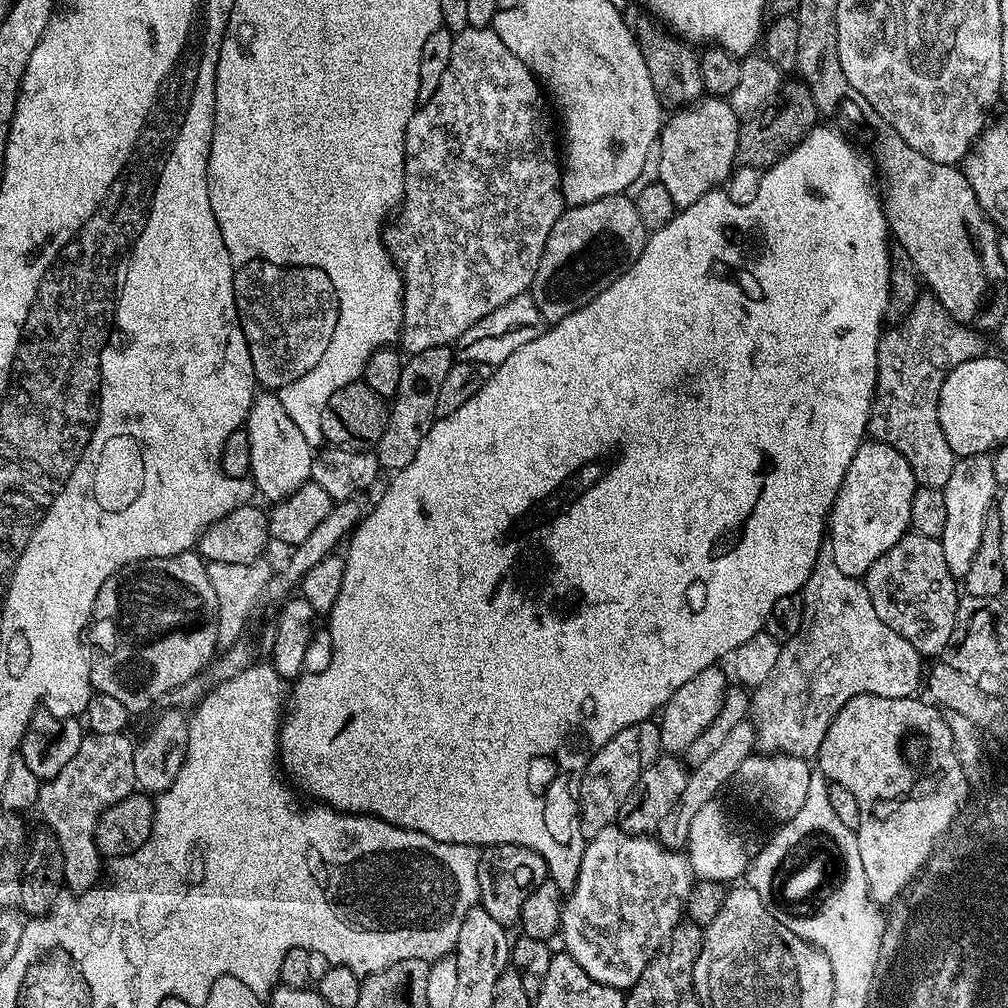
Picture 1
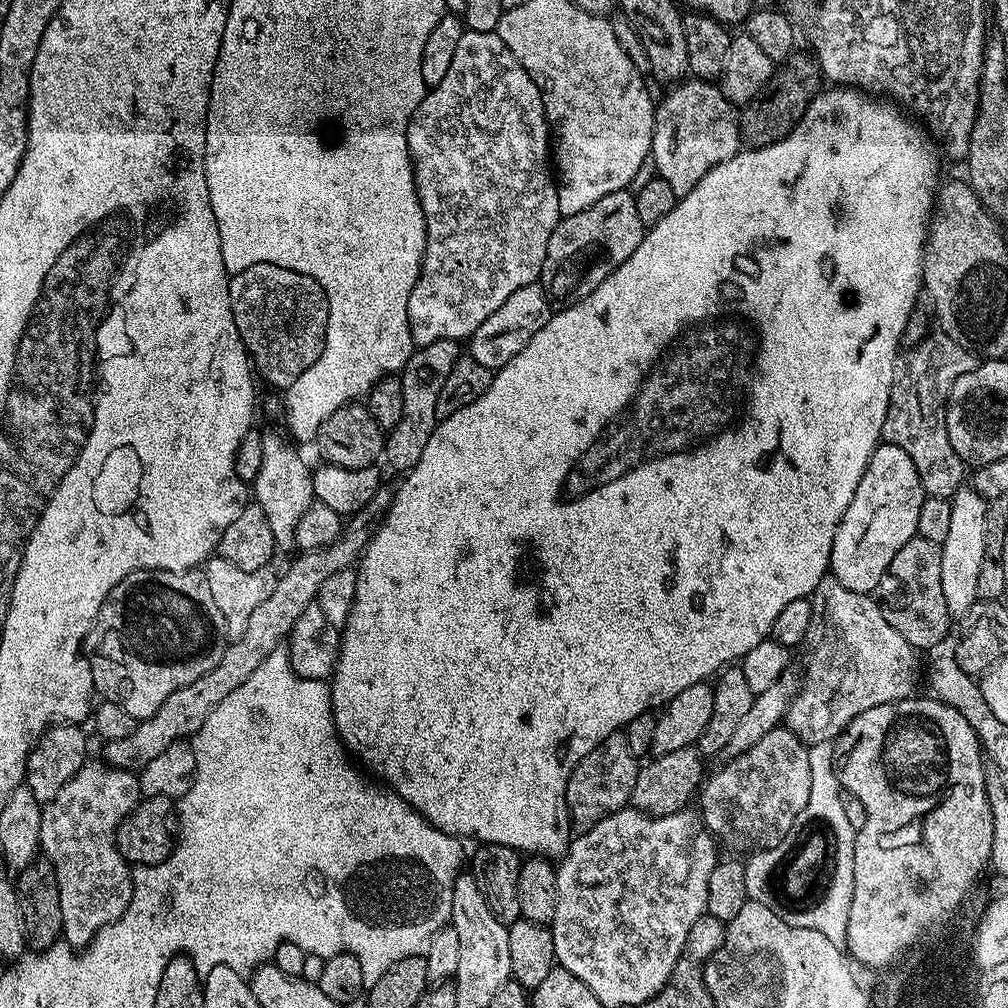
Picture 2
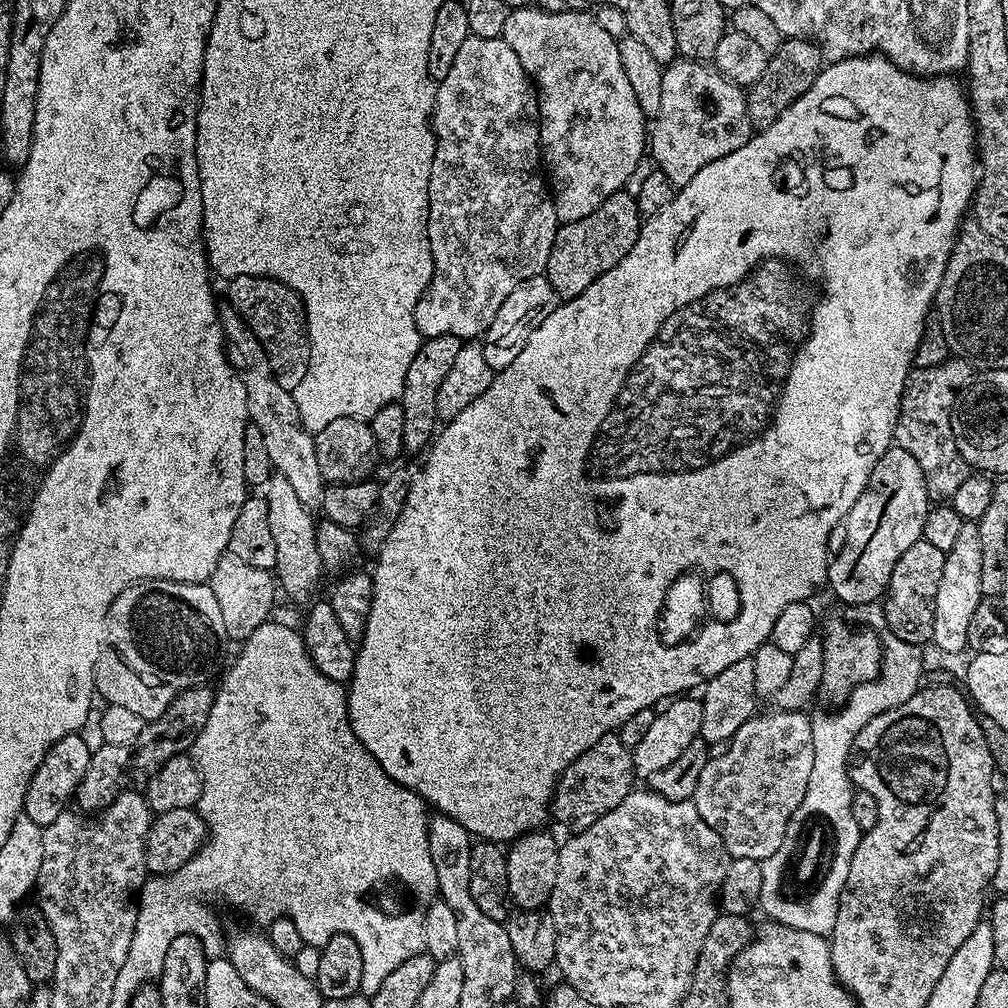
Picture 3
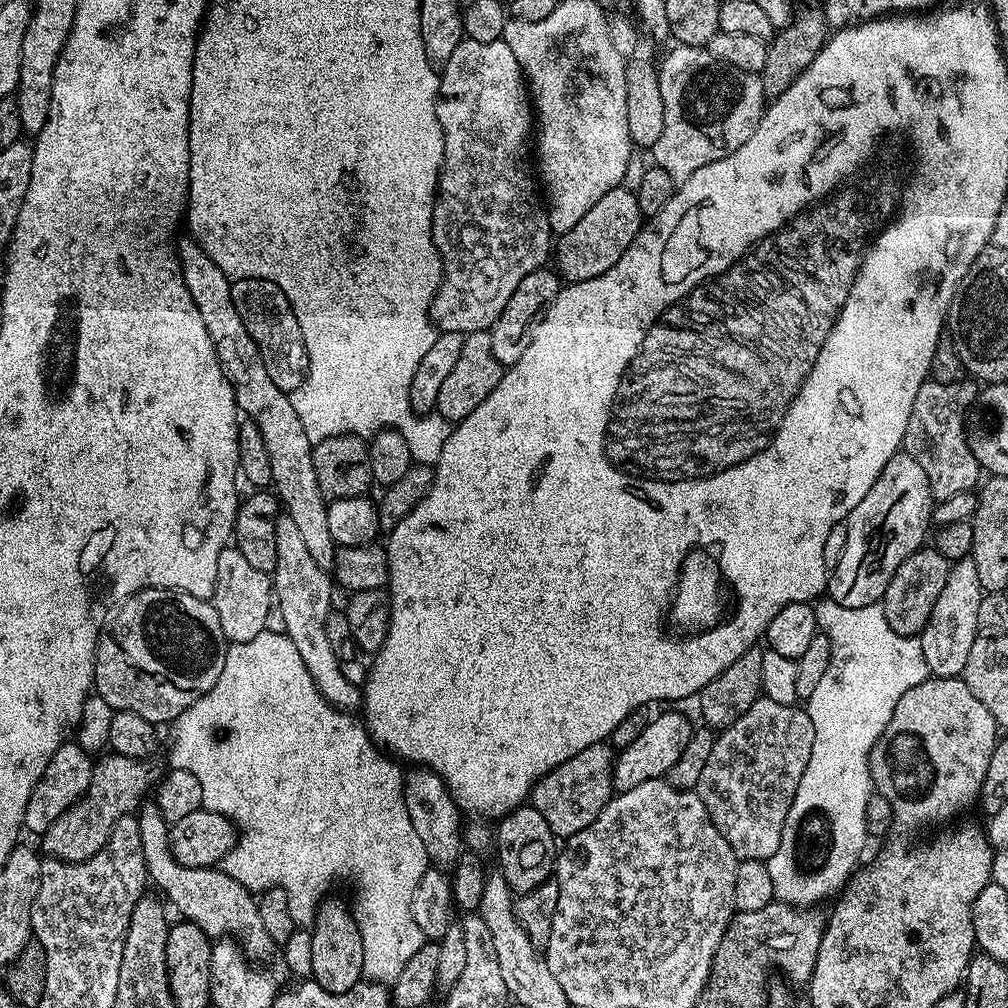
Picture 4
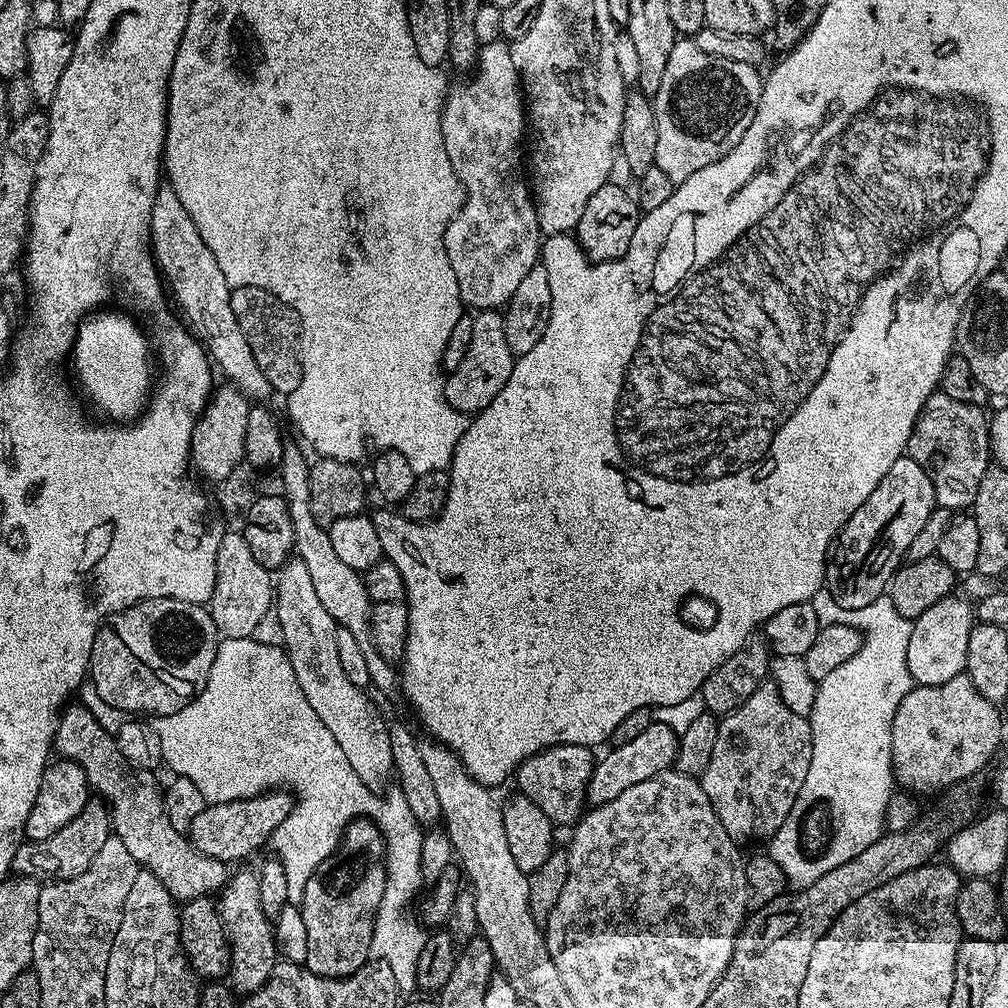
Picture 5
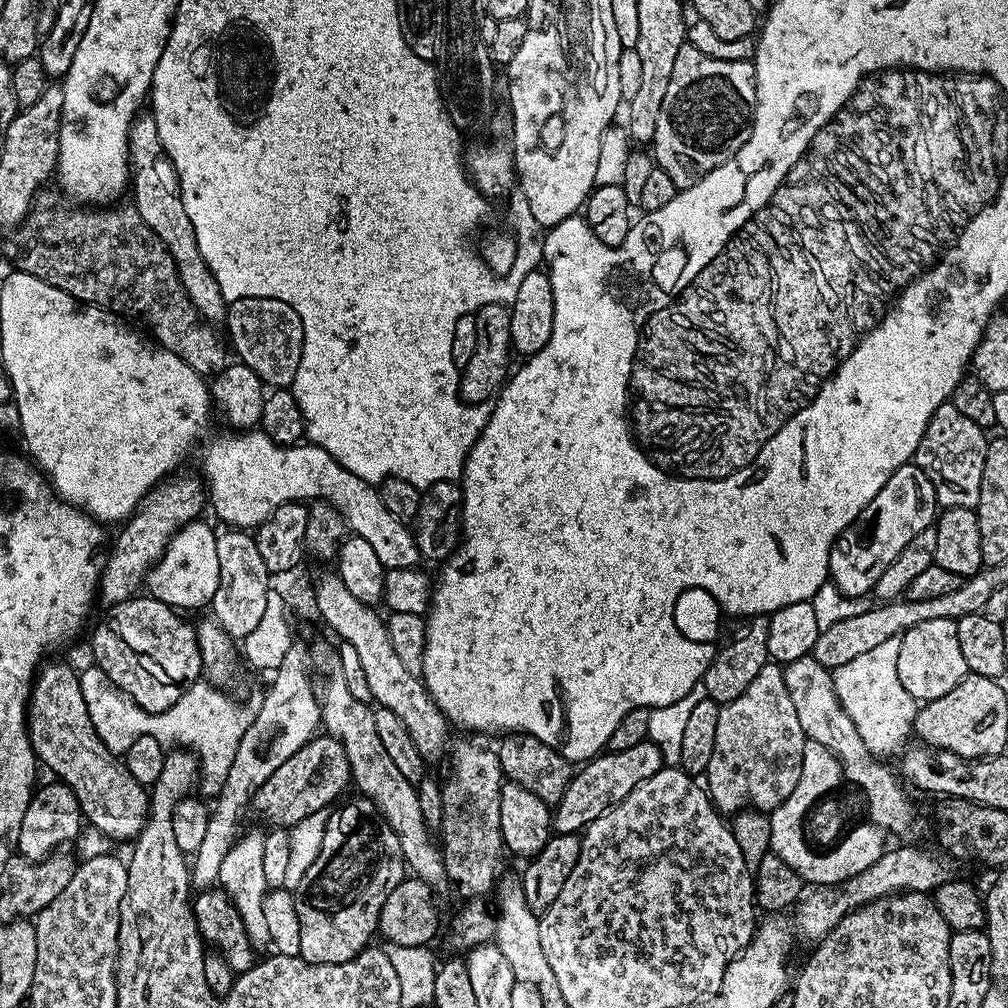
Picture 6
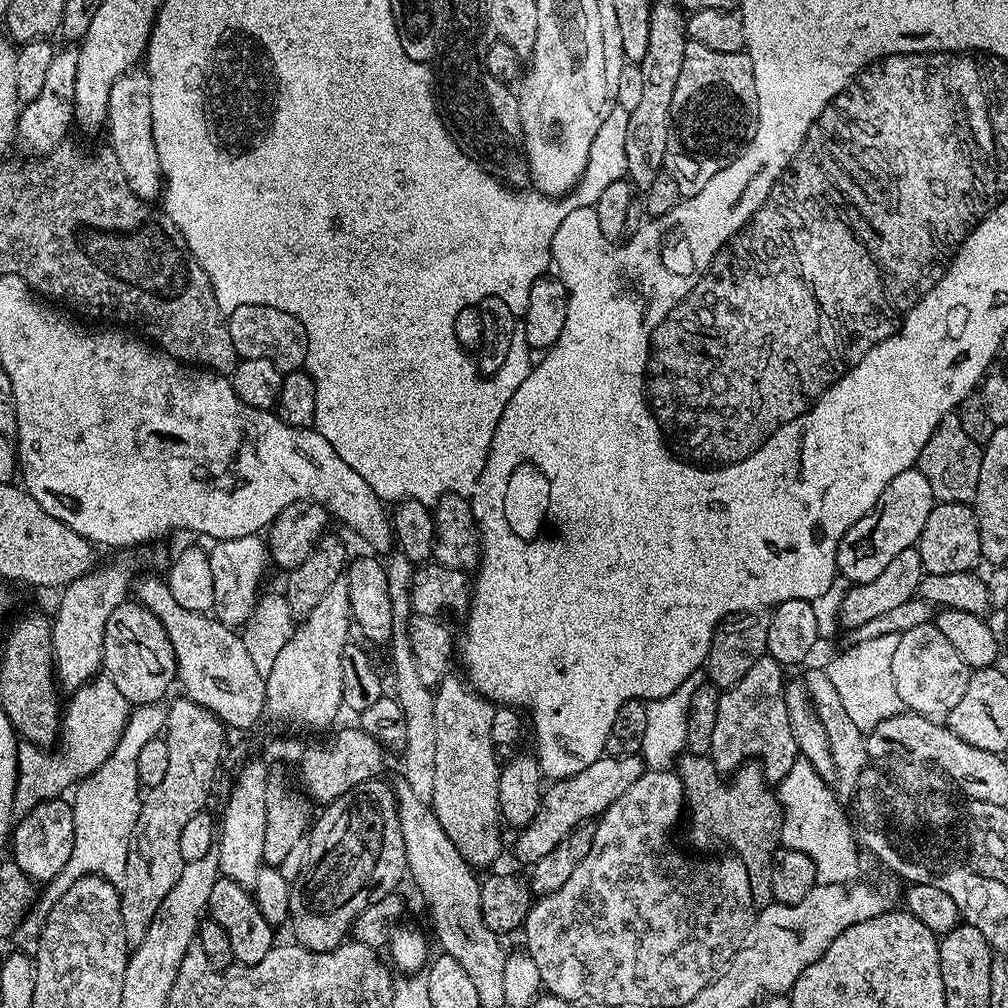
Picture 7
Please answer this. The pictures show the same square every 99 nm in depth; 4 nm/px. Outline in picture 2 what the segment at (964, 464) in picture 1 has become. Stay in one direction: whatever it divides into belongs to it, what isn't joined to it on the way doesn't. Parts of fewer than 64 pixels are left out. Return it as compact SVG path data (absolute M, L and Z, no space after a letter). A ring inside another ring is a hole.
M972 486L960 487L951 501L950 530L946 534L946 542L940 545L942 594L946 597L949 617L962 618L977 601L978 574L982 570L986 550L986 518L990 504Z

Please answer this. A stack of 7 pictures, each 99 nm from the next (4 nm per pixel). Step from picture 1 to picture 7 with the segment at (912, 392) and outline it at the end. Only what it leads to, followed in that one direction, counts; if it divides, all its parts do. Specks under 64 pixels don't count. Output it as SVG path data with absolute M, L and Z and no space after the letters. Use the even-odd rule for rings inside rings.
M949 414L942 418L942 422L938 422L934 434L930 434L926 446L922 446L922 454L918 461L918 471L926 478L926 482L930 482L930 490L937 501L945 504L968 504L975 501L978 490L978 470L982 466L980 450L981 445L976 444L974 438L966 434L966 430L962 430L959 415Z

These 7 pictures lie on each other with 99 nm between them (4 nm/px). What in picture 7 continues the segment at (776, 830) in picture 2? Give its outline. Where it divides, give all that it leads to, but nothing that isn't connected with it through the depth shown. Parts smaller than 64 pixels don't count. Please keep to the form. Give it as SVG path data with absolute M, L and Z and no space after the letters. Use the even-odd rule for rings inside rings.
M764 655L746 670L746 675L734 686L720 692L718 718L714 722L714 742L710 759L717 772L731 774L745 762L758 762L764 769L769 785L779 785L790 766L800 756L790 728L790 714L786 714L785 669L773 656Z

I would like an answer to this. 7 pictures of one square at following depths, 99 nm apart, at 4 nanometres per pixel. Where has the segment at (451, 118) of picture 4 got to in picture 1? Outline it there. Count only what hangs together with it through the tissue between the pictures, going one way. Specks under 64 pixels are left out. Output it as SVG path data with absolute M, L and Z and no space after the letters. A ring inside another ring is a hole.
M469 27L453 35L450 66L446 66L446 74L442 74L442 82L438 82L438 90L434 90L430 99L423 101L417 107L416 113L410 118L404 131L404 198L400 201L394 219L383 231L384 246L392 255L392 261L399 268L400 276L404 280L404 321L400 327L398 341L401 349L408 347L411 349L413 347L411 336L416 336L420 332L419 326L412 324L412 320L417 320L420 324L428 324L432 320L433 326L440 331L439 339L449 346L455 345L458 337L466 334L466 330L470 330L470 326L474 326L478 318L475 292L479 284L481 290L485 292L485 304L482 306L484 312L498 310L498 306L510 302L510 298L523 296L531 289L534 274L538 270L538 262L542 258L542 250L546 246L546 238L550 238L550 230L554 230L554 222L558 222L566 207L564 195L560 192L562 160L558 155L558 136L557 133L556 136L552 133L552 124L554 128L554 116L541 85L528 67L518 58L514 58L510 50L506 50L502 38L498 38L492 27Z

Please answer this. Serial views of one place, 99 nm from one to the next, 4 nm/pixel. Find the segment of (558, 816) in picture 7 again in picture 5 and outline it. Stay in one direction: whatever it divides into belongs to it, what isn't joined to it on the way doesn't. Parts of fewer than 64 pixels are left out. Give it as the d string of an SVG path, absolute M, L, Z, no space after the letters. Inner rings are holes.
M653 722L638 735L638 738L631 739L626 745L609 747L609 752L601 760L599 757L593 763L592 777L588 783L587 803L592 806L605 804L618 798L622 790L630 790L630 786L638 786L638 782L657 779L675 765L679 745L678 733L670 730L670 726Z

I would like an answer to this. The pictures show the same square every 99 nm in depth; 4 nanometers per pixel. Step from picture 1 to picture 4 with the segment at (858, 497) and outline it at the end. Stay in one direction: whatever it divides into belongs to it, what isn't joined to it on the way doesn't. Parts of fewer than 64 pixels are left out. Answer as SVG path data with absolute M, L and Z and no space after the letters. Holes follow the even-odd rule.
M898 451L882 466L882 474L870 486L866 498L854 506L849 514L844 532L844 549L836 564L831 565L827 595L838 606L870 606L883 601L890 578L925 543L924 535L933 523L934 501L926 470L910 458L906 451Z

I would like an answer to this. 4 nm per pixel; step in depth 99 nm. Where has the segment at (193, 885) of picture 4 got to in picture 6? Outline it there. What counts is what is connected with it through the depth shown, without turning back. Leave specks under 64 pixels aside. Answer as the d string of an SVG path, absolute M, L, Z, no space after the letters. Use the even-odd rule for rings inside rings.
M54 658L41 665L37 677L33 681L32 696L28 707L28 737L36 754L37 761L54 774L61 783L67 785L79 802L83 819L108 837L109 841L135 841L148 820L149 802L151 800L147 787L132 774L123 759L112 753L94 730L86 707L86 700L82 695L79 673L70 665Z

